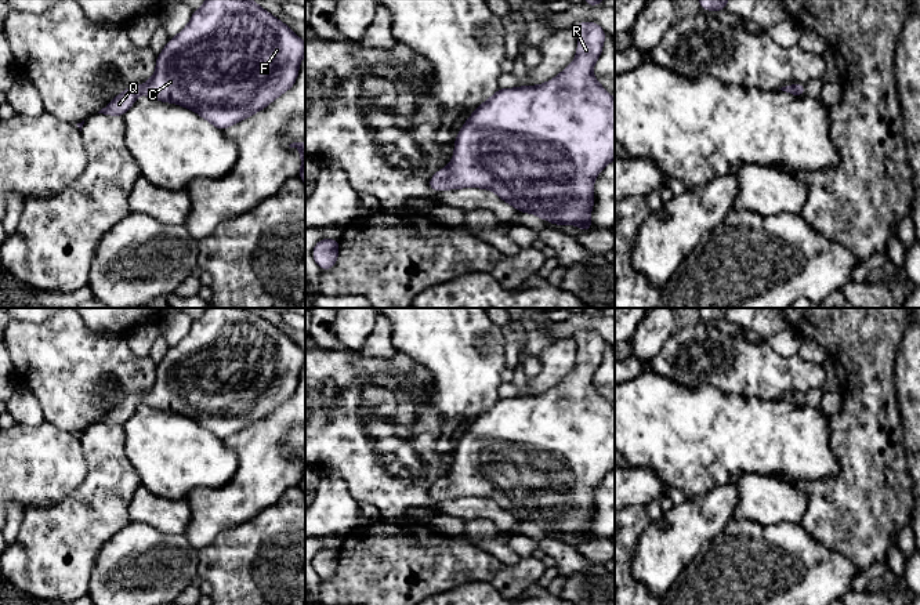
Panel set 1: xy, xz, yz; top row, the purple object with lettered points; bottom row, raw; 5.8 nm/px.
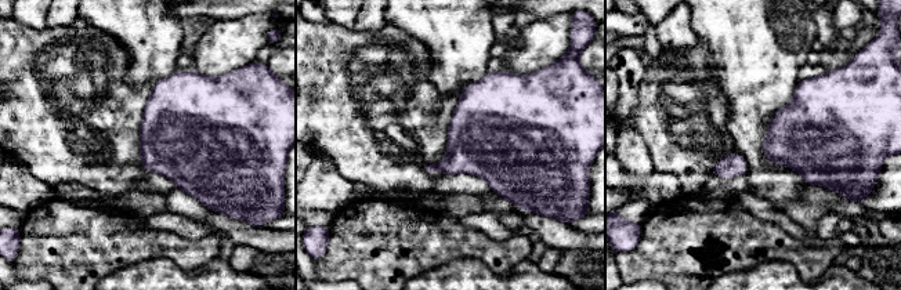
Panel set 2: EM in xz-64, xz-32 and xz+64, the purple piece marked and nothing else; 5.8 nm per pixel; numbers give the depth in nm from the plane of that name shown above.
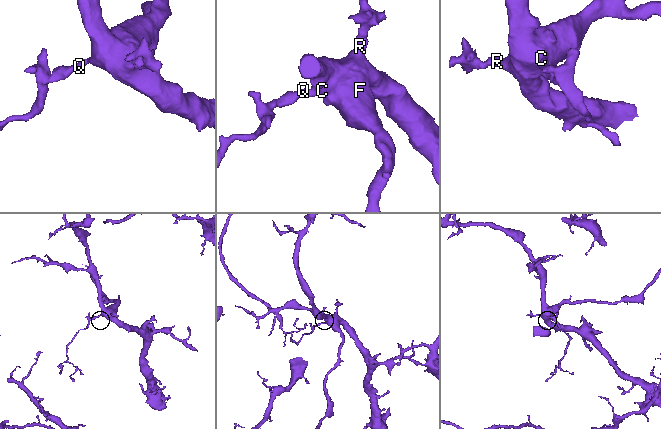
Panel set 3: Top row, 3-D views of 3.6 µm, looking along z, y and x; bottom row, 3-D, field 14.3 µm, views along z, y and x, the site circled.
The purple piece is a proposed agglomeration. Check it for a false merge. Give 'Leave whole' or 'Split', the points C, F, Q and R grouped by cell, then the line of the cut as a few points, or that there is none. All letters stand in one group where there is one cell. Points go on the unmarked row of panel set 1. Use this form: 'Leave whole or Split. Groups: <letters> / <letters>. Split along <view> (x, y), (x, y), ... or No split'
Leave whole. Groups: C F Q R. No split

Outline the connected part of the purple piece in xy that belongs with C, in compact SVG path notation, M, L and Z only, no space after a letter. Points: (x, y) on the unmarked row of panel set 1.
M206 308L189 333L156 366L156 380L142 395L128 395L98 423L123 425L140 403L195 420L218 439L258 423L290 399L305 365L305 352L250 308Z

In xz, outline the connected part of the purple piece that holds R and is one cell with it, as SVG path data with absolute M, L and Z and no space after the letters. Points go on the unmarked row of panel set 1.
M579 332L577 362L564 380L539 395L499 398L466 430L454 449L454 463L448 477L438 479L428 490L435 501L460 497L493 500L519 522L530 522L555 535L572 533L588 541L594 539L590 524L594 515L594 488L615 468L615 409L593 385L600 367L605 340L597 332Z

